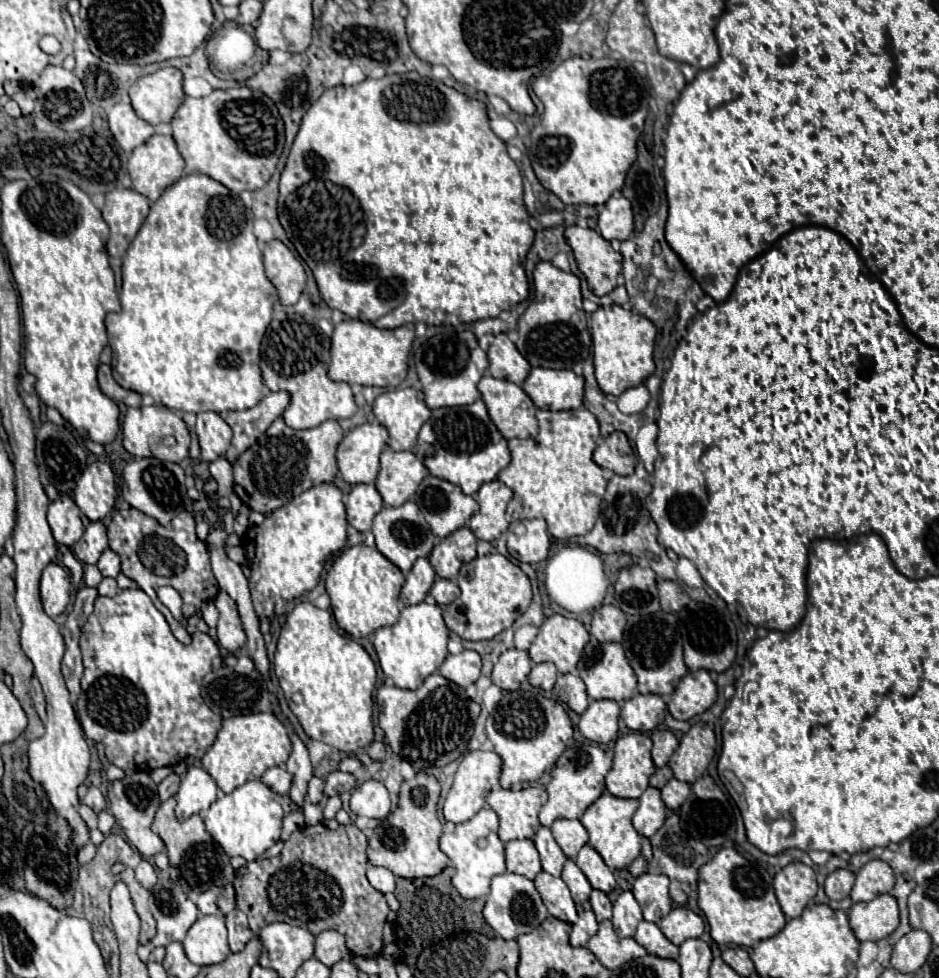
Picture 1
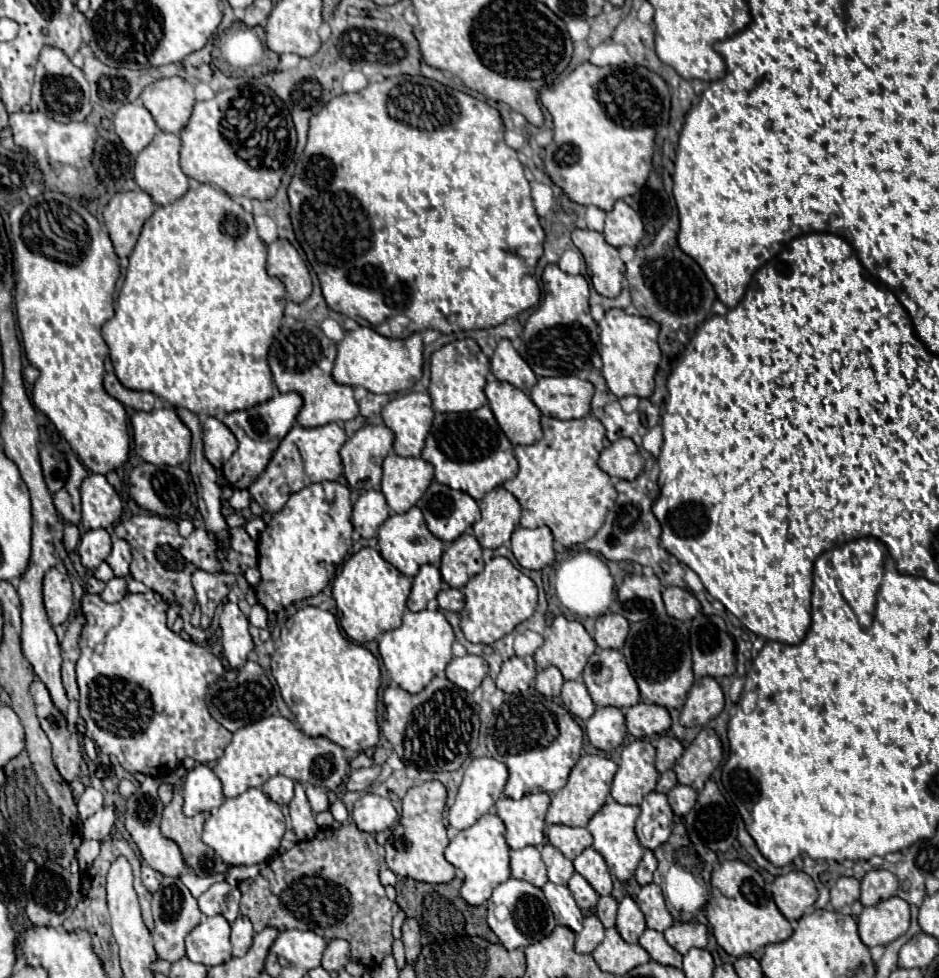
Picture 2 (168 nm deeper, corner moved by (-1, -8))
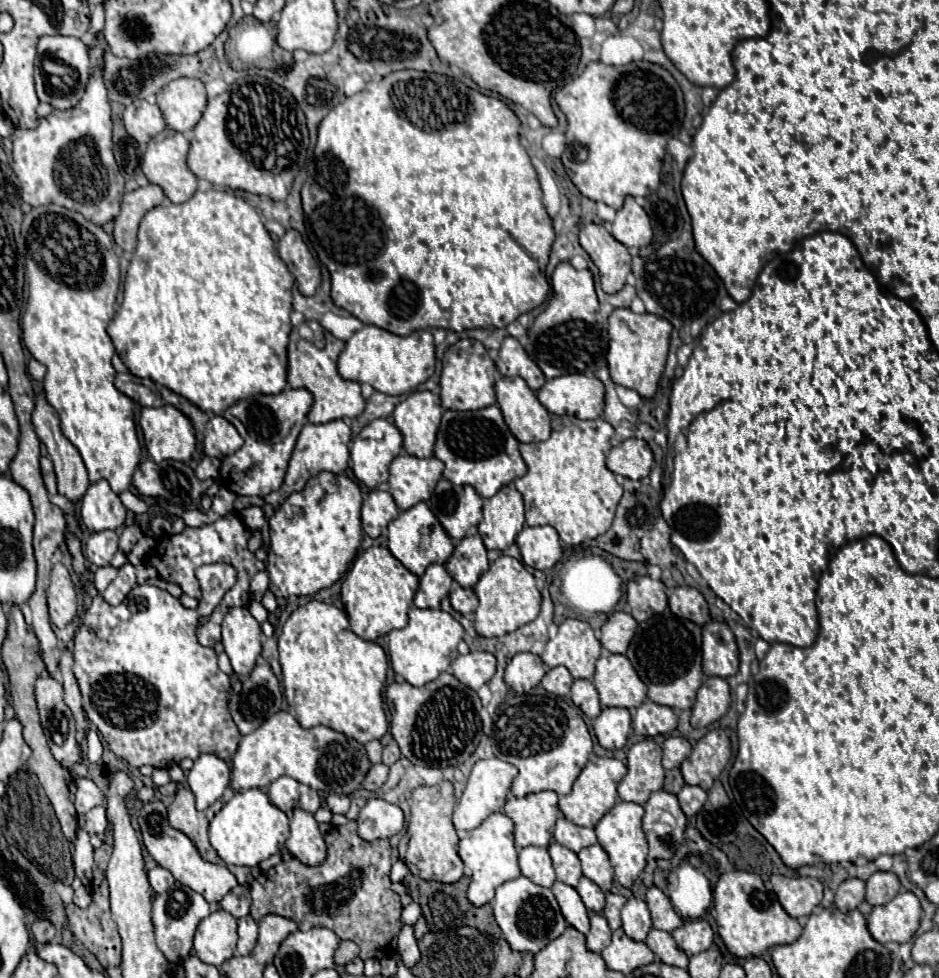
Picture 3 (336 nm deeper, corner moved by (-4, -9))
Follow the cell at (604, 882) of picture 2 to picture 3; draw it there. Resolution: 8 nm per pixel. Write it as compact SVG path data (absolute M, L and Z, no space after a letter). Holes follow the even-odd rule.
M596 843L592 847L586 847L578 853L580 861L582 861L582 873L592 879L604 893L610 891L612 887L612 879L614 879L614 869L610 865L610 859L606 855L606 851Z

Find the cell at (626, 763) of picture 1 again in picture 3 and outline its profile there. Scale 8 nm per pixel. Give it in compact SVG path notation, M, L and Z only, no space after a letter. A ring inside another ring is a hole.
M654 739L638 741L628 751L628 773L618 783L618 795L622 801L644 805L650 793L662 789L664 767L660 763L662 749Z

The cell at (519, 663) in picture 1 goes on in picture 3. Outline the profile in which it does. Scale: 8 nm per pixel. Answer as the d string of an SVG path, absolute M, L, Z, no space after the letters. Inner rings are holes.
M518 653L506 665L504 681L512 691L528 693L532 687L536 687L540 683L544 673L546 673L546 669L544 669L544 663L538 655Z

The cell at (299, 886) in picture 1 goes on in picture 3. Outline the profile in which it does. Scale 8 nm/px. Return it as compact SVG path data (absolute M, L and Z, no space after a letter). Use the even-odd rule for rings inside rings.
M348 821L342 827L334 827L324 835L326 841L326 861L318 867L308 867L300 859L290 857L280 865L272 867L266 875L266 883L254 883L254 901L250 907L250 915L254 921L260 921L264 915L280 915L292 919L300 931L308 931L312 927L332 929L340 939L350 939L360 947L360 959L384 959L396 953L396 935L400 933L400 895L390 889L390 845L388 839L364 841L356 833L356 823Z

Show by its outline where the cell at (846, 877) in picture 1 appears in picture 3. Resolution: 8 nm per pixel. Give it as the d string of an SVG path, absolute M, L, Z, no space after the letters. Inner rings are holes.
M846 879L836 889L836 907L840 911L852 911L864 901L864 881L862 879Z

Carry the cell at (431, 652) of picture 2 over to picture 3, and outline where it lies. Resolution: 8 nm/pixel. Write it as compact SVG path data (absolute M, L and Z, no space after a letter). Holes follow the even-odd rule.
M410 609L410 621L404 629L388 633L388 653L396 675L404 677L414 687L434 681L440 673L450 669L452 659L458 657L458 643L464 637L462 625L442 609Z

